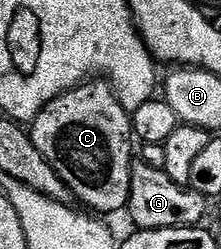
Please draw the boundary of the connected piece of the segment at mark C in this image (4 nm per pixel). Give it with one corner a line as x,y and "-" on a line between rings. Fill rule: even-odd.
86,81
55,97
31,123
31,134
39,153
73,190
74,200
82,199
94,212
128,208
135,162
133,121
108,82

